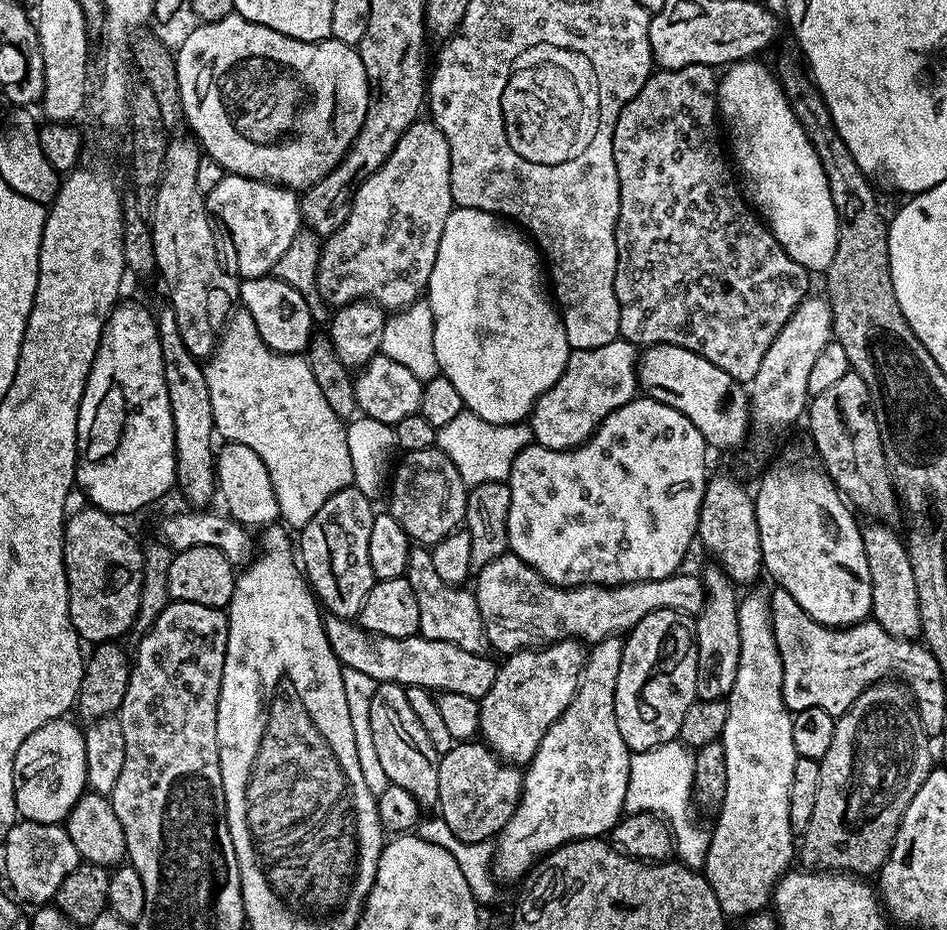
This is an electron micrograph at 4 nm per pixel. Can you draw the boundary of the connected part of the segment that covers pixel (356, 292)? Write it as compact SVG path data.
M417 119L398 138L398 146L394 146L390 158L360 183L343 226L323 241L317 286L324 303L341 306L355 300L373 300L385 310L399 310L417 303L427 293L430 270L434 270L434 258L438 258L438 242L442 242L442 230L446 230L446 218L450 218L453 207L446 134L431 119Z

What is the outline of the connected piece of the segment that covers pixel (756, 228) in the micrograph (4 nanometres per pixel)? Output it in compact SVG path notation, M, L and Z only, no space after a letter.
M695 64L681 68L666 68L653 71L648 81L638 90L638 94L618 114L618 122L614 126L614 166L618 170L618 186L620 187L620 213L616 223L616 277L614 290L620 306L620 336L637 346L650 344L673 344L686 350L694 350L694 354L702 354L706 362L714 362L726 370L735 380L750 382L754 374L758 374L758 366L762 366L762 358L766 358L766 350L770 350L770 342L778 338L782 326L794 314L804 297L809 295L808 279L810 273L802 267L774 238L768 225L750 207L747 199L738 187L733 165L726 155L726 148L720 145L722 128L718 123L716 106L716 85L718 72L711 64Z

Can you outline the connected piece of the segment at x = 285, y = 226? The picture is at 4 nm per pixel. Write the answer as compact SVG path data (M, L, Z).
M225 174L206 200L209 205L220 207L220 220L236 251L235 271L248 280L268 276L302 227L297 193L283 184L273 184L271 180Z

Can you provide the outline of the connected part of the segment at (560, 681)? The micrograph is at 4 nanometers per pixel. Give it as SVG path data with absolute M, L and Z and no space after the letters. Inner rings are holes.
M577 639L545 644L535 650L511 653L505 659L508 661L497 667L494 686L490 686L487 694L480 699L479 739L487 744L504 763L527 766L542 742L542 734L546 734L546 730L550 730L550 726L554 726L554 722L562 714L562 710L566 710L566 706L570 706L570 702L578 690L585 659L585 645Z

